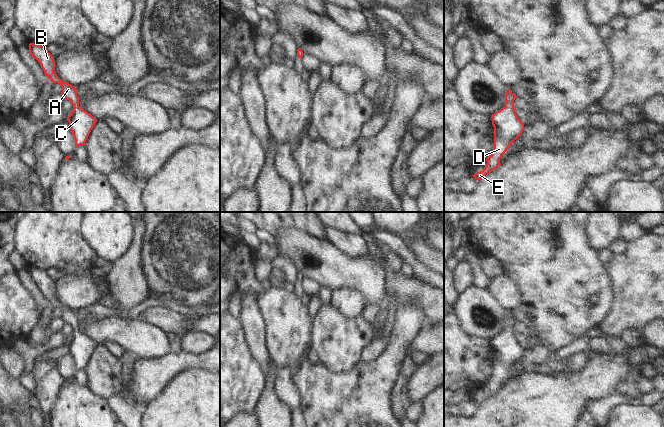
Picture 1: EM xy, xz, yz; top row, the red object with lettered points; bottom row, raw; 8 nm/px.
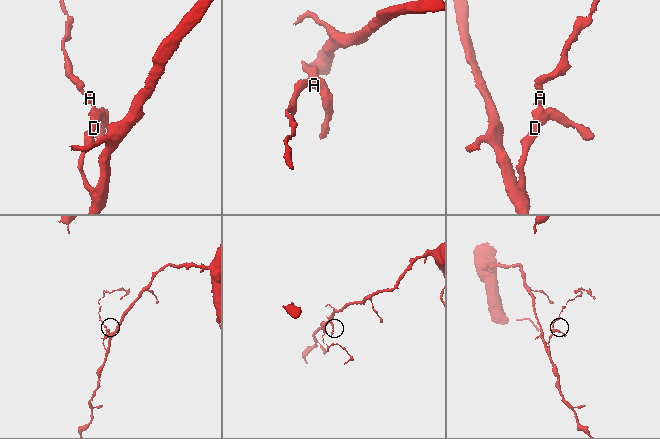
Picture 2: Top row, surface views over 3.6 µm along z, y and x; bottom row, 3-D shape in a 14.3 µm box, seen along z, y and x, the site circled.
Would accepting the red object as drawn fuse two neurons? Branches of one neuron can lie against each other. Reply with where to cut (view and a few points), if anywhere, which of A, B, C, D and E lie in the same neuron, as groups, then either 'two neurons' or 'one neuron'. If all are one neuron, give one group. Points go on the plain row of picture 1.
cut none; groups A B C D E; one neuron

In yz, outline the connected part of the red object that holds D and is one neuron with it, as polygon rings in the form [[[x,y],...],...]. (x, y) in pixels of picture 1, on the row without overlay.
[[[507,313],[505,316],[505,330],[491,340],[494,351],[494,372],[492,378],[486,383],[485,392],[472,399],[478,405],[501,389],[499,384],[502,379],[524,354],[524,348],[515,337],[514,324],[516,321],[516,318]]]

